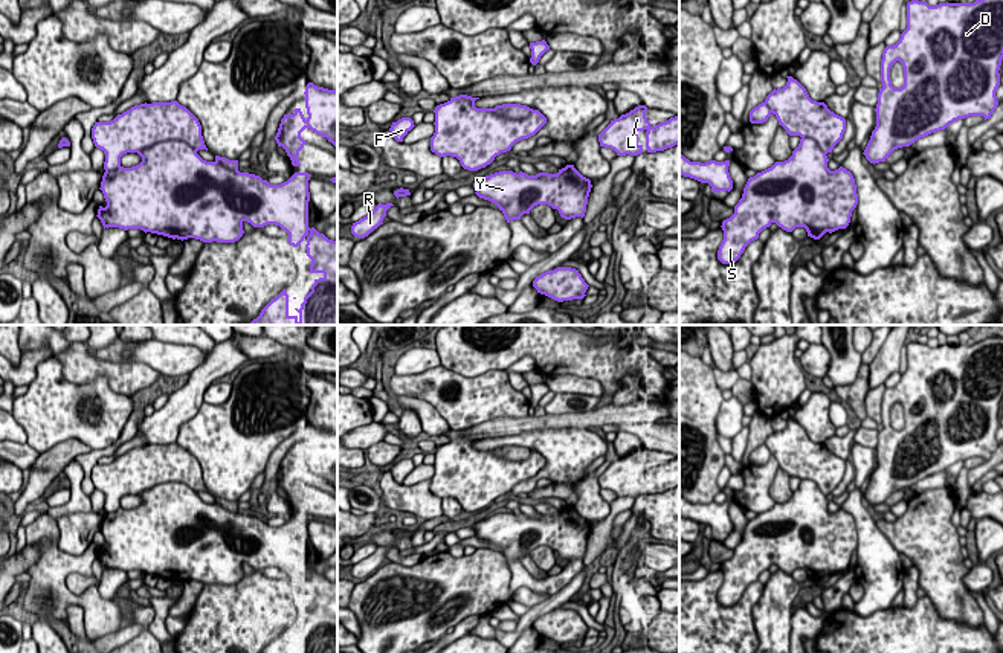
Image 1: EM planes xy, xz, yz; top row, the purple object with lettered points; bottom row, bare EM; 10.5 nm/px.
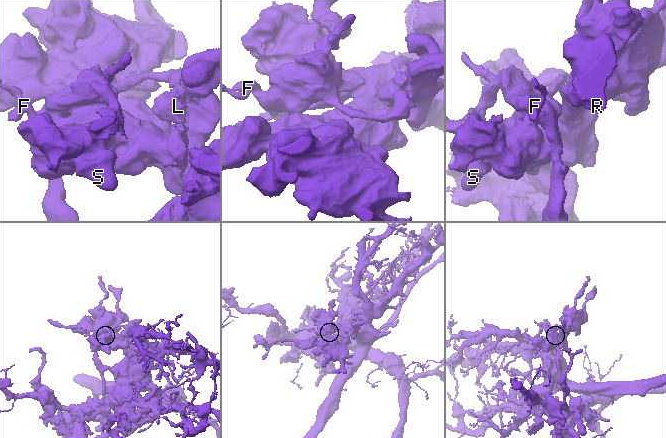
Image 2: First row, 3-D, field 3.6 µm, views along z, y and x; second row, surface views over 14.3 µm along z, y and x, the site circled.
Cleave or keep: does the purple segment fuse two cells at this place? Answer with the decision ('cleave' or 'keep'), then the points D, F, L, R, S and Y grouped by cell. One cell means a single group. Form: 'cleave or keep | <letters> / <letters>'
cleave | D L R S Y / F

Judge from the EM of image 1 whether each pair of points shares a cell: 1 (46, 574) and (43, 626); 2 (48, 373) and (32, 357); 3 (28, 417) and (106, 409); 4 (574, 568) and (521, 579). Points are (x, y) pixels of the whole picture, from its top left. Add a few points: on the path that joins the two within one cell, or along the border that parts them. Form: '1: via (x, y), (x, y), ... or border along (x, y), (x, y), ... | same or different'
1: border along (38, 617), (49, 621) | different
2: border along (52, 354), (38, 363), (37, 376), (26, 385) | different
3: via (48, 417), (87, 417) | same
4: via (561, 580), (553, 585), (535, 585) | same

